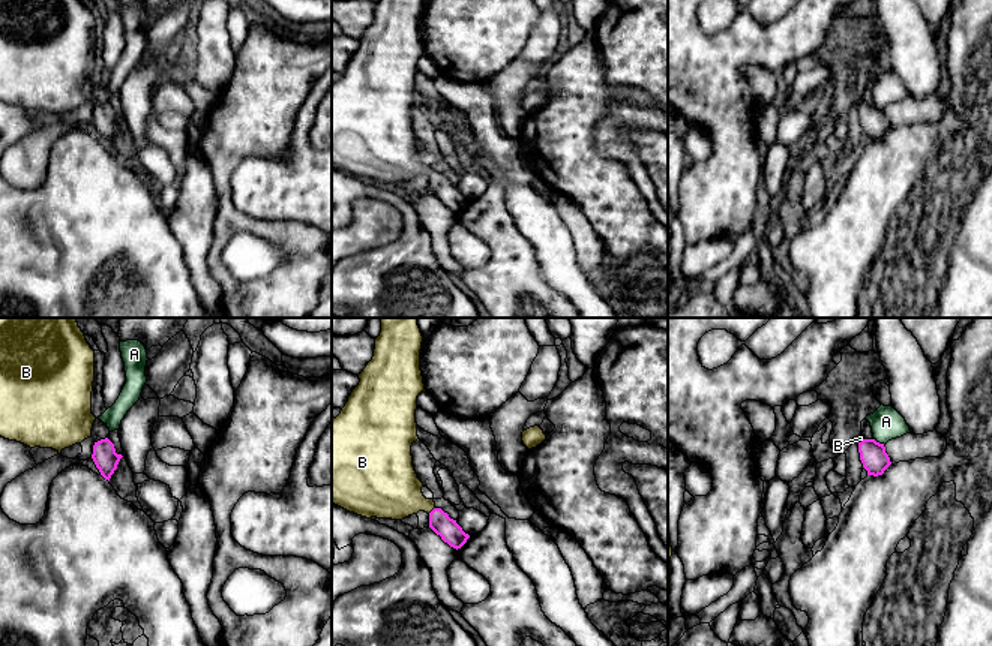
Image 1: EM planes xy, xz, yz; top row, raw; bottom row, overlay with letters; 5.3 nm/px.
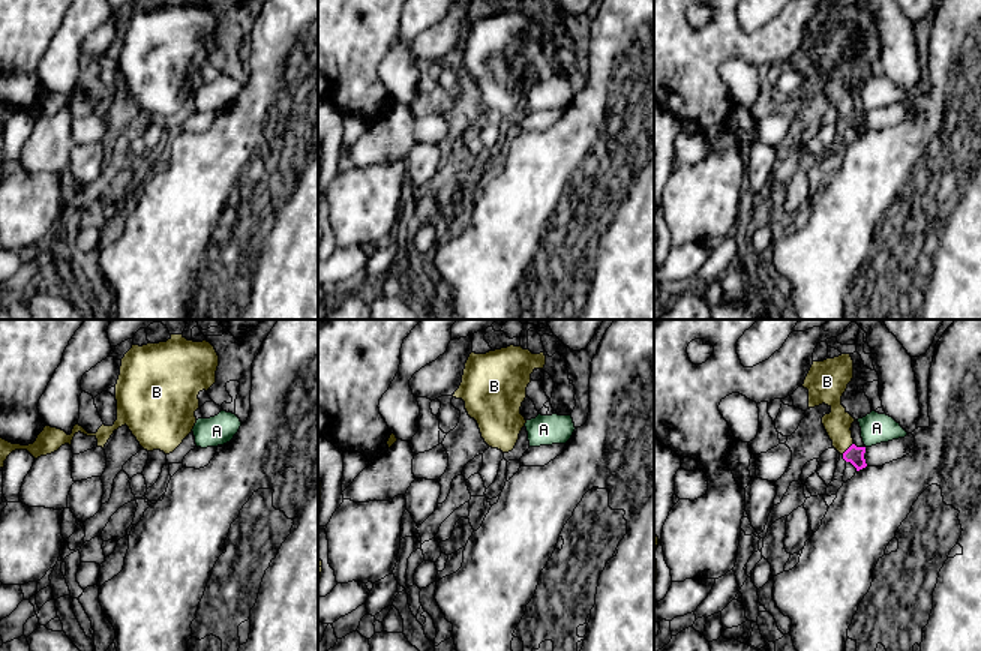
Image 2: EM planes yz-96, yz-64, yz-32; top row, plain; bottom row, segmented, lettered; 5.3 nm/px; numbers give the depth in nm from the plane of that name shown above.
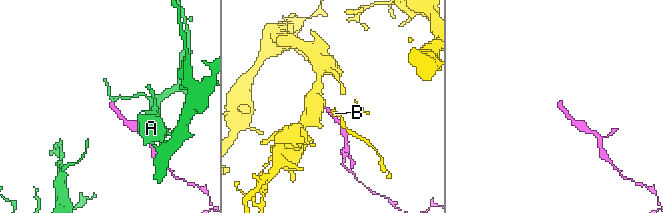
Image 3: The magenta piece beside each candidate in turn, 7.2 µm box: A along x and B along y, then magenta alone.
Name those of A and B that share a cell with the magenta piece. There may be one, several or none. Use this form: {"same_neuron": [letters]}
{"same_neuron": ["B"]}

